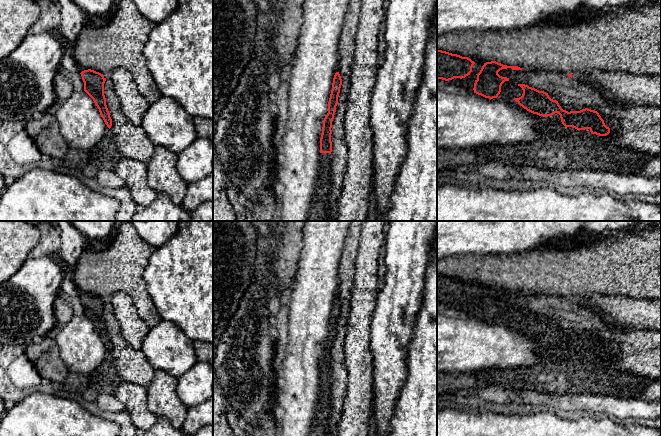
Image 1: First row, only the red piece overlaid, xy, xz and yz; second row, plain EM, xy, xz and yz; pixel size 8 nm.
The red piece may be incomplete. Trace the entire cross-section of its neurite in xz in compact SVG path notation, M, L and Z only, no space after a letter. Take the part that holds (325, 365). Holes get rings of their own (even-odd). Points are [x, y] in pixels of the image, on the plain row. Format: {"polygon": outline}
{"polygon": "M339 296L333 302L332 314L328 326L328 337L323 344L322 358L320 362L320 377L318 386L317 405L314 418L311 421L309 436L328 436L329 417L331 413L331 376L332 376L332 345L338 328L338 320L342 309Z"}

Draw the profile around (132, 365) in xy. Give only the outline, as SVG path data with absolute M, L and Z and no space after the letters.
M110 302L104 307L104 319L112 343L110 354L115 360L121 380L147 387L154 378L155 369L148 362L143 351L133 348L122 336L119 322Z

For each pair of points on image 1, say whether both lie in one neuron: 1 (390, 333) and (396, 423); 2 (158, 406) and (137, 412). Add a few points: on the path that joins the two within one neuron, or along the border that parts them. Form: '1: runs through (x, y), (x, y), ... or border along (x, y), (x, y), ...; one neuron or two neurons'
1: border along (404, 381), (389, 425); two neurons
2: border along (146, 387), (146, 405), (157, 417); two neurons

